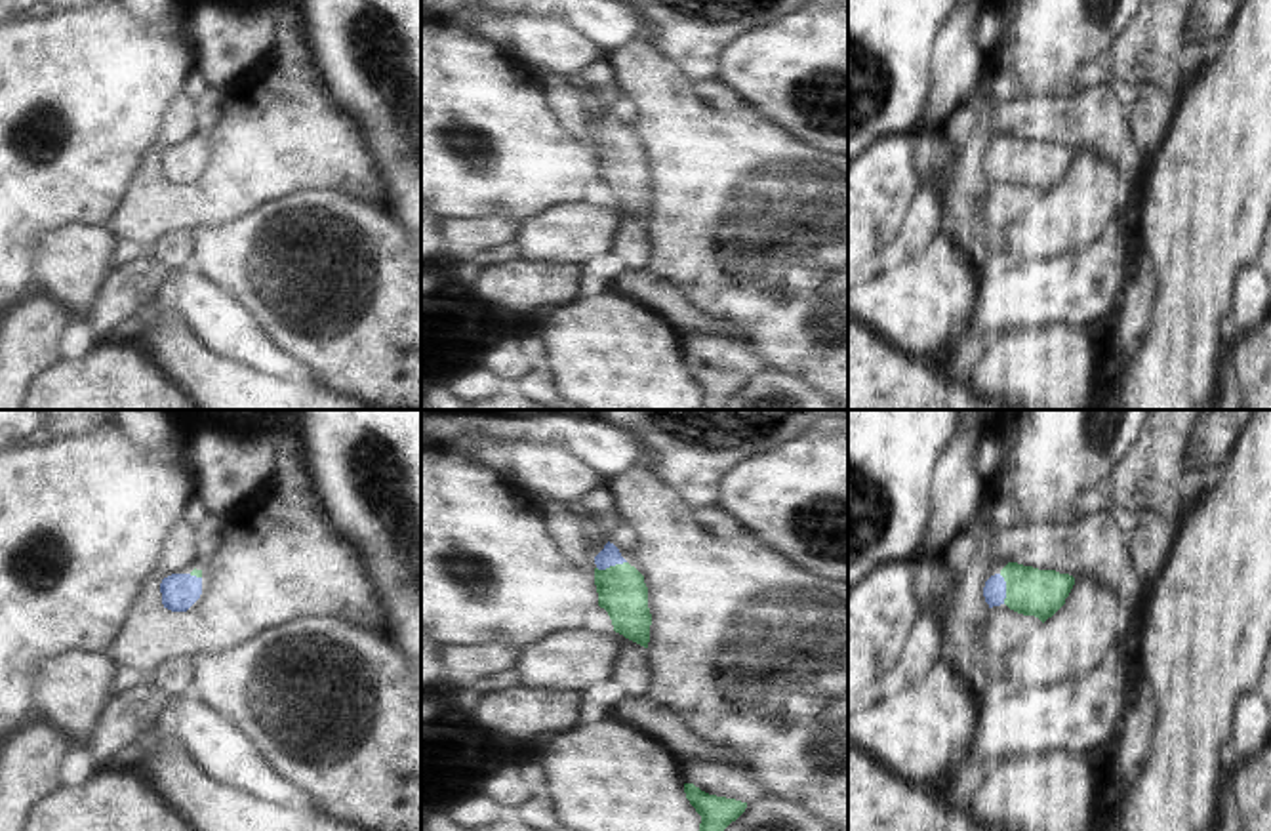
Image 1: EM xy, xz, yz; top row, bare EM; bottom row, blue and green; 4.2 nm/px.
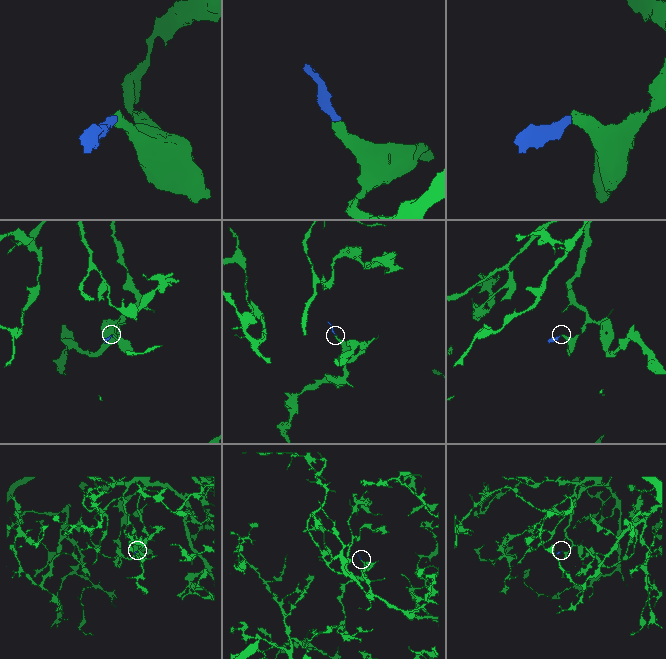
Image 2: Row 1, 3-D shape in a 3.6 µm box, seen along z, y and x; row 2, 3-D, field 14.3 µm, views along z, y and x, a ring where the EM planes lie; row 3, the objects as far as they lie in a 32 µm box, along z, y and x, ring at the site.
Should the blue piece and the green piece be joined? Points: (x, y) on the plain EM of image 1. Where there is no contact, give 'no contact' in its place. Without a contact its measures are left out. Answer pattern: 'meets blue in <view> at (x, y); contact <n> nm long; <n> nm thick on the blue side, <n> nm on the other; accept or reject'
meets blue in xz at (610, 138); contact 130 nm long; 90 nm thick on the blue side, 200 nm on the other; accept

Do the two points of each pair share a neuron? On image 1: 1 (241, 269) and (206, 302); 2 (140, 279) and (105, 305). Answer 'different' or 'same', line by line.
1: different
2: same

